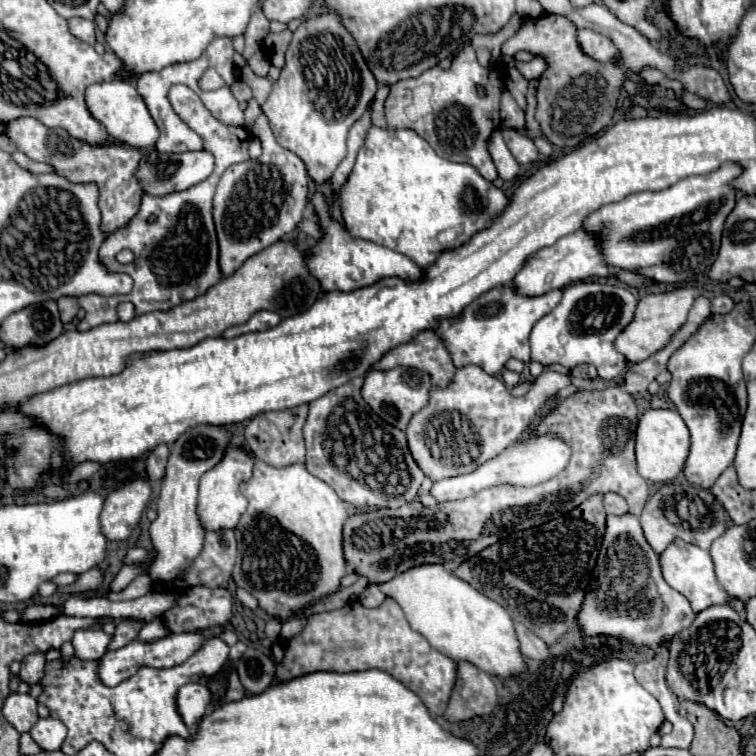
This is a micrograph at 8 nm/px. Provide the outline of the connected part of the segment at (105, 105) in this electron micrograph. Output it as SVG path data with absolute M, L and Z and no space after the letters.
M111 80L111 82L97 82L93 86L89 86L89 90L85 92L85 100L87 106L91 110L91 114L105 124L105 128L109 130L109 134L119 140L125 142L133 148L153 148L157 138L159 138L159 128L153 122L143 98L139 96L135 84L125 82L125 80Z

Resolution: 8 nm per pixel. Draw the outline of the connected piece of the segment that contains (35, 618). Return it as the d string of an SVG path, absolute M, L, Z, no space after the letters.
M31 604L23 608L25 622L43 622L43 620L51 620L57 614L59 614L57 606L51 606L51 604Z

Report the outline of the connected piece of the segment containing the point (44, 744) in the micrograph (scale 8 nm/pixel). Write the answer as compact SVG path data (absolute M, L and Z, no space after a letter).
M39 718L39 722L31 728L31 736L43 750L55 752L63 744L63 740L67 736L67 728L65 728L65 724L61 720Z

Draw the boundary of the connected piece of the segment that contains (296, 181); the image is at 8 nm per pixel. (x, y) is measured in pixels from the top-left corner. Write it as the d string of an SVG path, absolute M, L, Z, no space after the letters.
M261 112L251 132L261 140L263 154L257 160L229 166L213 198L213 220L219 238L219 268L223 276L235 274L253 254L265 250L297 228L309 202L309 176L303 160L277 144L267 116Z

